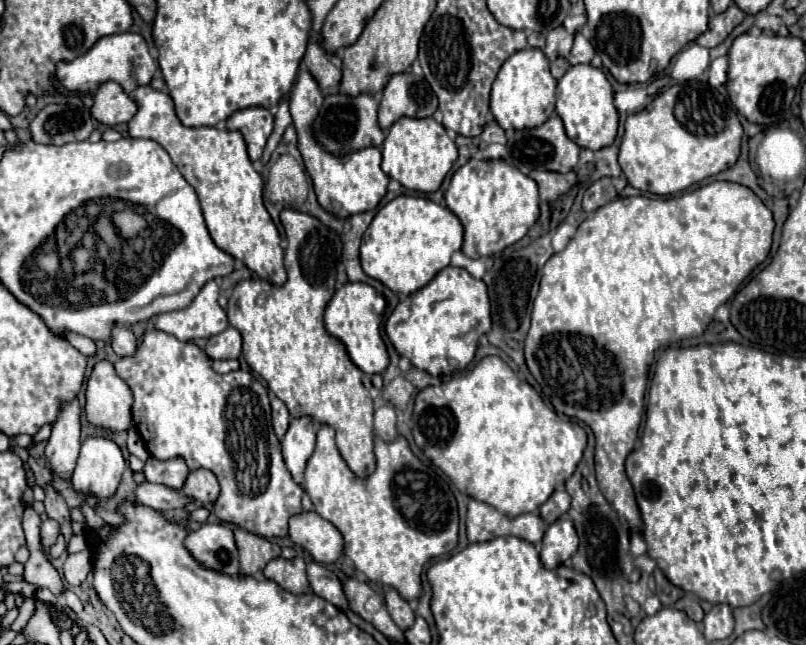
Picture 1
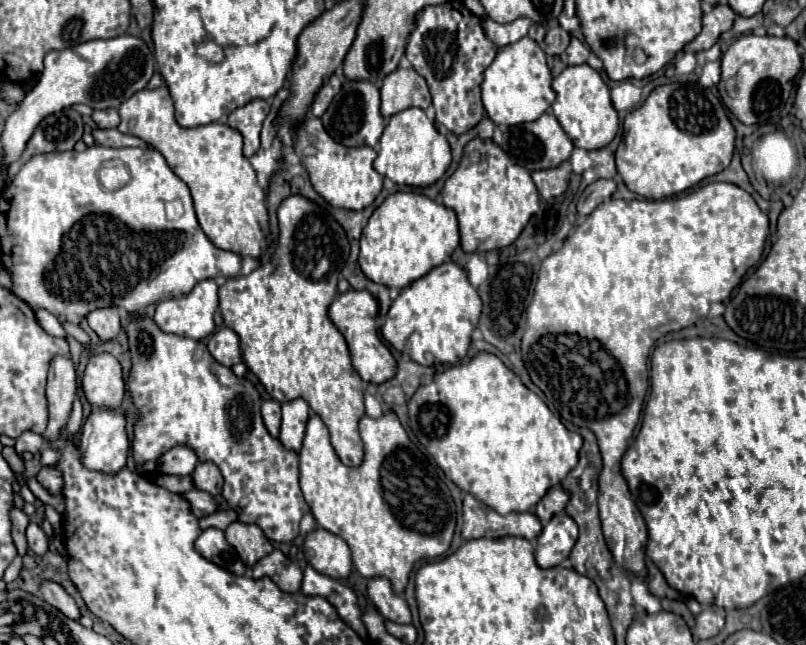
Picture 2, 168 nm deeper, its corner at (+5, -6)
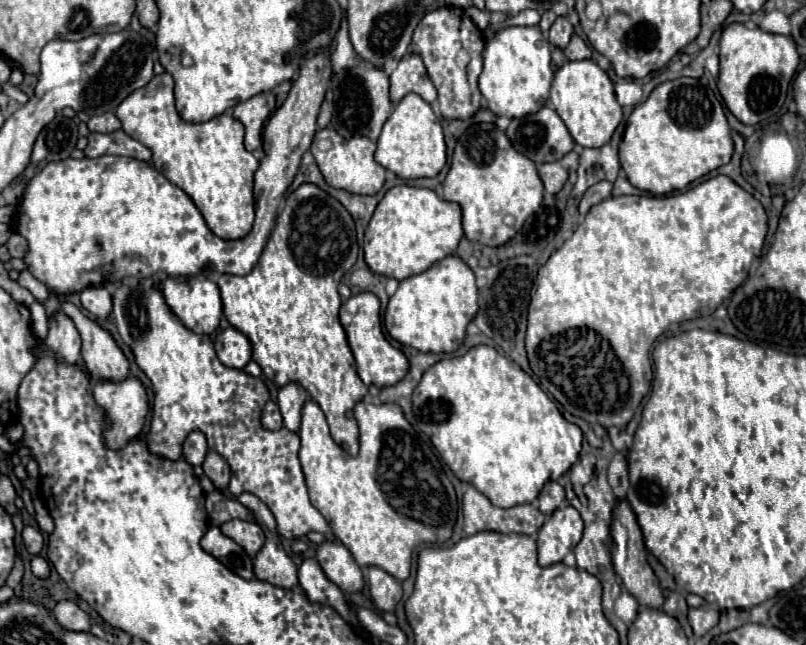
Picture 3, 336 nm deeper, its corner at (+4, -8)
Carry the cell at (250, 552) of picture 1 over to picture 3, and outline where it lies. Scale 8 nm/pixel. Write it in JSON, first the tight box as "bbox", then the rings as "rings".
{"bbox":[219,520,265,556],"rings":[[[229,520],[229,522],[221,524],[219,528],[225,536],[229,536],[237,544],[241,544],[245,548],[245,552],[249,552],[249,556],[255,556],[259,552],[259,548],[263,546],[263,542],[265,542],[265,534],[259,528],[259,524],[255,524],[255,522]]]}

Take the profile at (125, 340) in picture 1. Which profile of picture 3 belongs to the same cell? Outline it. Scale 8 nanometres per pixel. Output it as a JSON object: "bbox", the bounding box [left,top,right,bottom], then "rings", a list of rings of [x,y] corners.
{"bbox":[79,286,113,318],"rings":[[[89,286],[89,288],[83,288],[79,292],[81,296],[81,304],[83,308],[87,308],[93,316],[99,316],[99,318],[105,318],[111,314],[111,308],[113,308],[113,300],[111,300],[111,294],[107,292],[107,288],[97,288],[97,286]]]}

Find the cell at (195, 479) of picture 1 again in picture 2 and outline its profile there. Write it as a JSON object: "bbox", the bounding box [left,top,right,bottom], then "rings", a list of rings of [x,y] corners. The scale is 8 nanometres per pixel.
{"bbox":[192,462,224,496],"rings":[[[200,462],[192,472],[192,482],[196,490],[208,492],[212,496],[220,496],[222,484],[224,484],[220,470],[212,462]]]}

